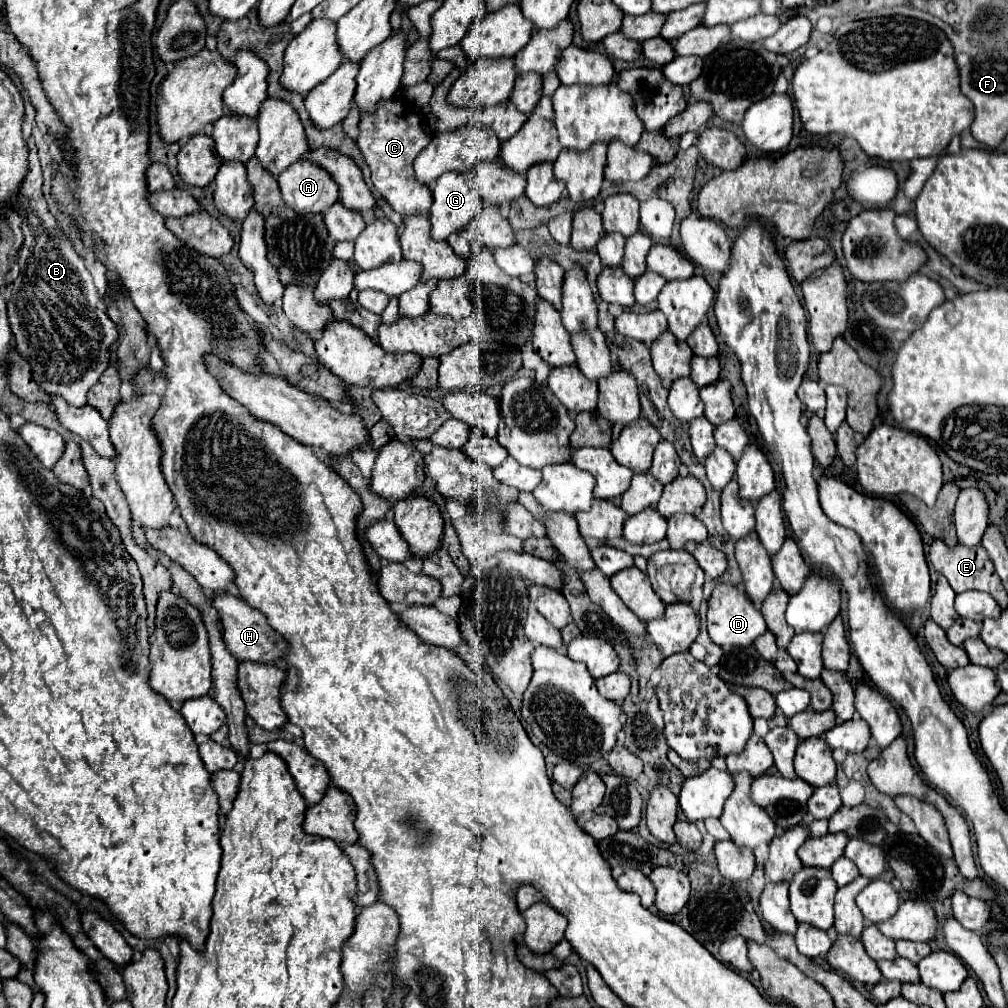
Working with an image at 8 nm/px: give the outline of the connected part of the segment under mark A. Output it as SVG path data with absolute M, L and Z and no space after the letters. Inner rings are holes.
M298 159L278 177L288 207L300 213L324 213L338 201L338 185L332 175L312 161Z

